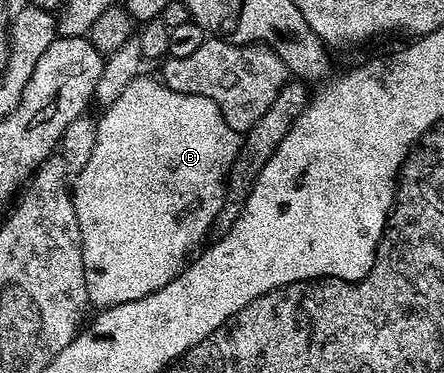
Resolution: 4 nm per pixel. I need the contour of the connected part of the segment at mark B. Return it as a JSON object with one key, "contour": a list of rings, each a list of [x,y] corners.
{"contour":[[[138,77],[127,85],[117,100],[104,108],[105,116],[97,123],[97,140],[91,148],[91,161],[76,176],[77,187],[72,188],[73,204],[79,217],[81,244],[83,245],[83,269],[89,290],[89,302],[97,309],[114,307],[120,303],[135,303],[139,297],[147,297],[163,285],[167,285],[187,265],[181,260],[189,251],[192,243],[197,243],[209,229],[216,224],[217,214],[225,203],[227,190],[227,172],[233,165],[239,150],[239,135],[225,120],[225,115],[217,108],[214,99],[205,99],[201,95],[185,95],[182,91],[173,91],[156,78]]]}

